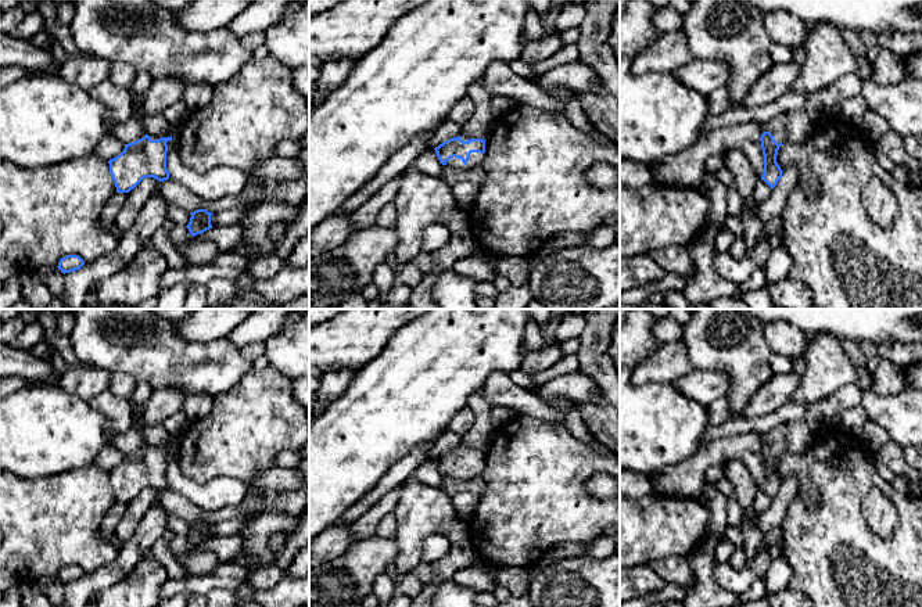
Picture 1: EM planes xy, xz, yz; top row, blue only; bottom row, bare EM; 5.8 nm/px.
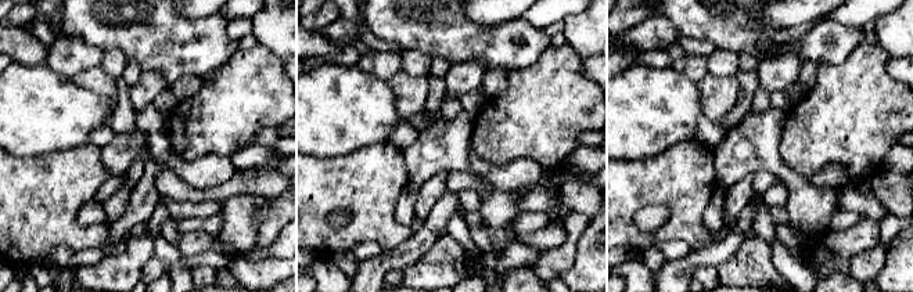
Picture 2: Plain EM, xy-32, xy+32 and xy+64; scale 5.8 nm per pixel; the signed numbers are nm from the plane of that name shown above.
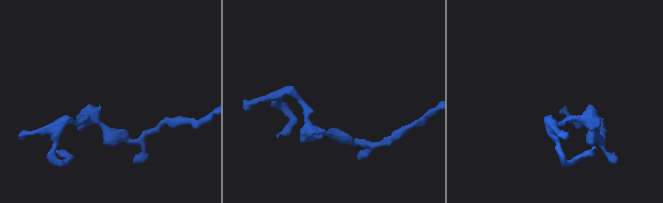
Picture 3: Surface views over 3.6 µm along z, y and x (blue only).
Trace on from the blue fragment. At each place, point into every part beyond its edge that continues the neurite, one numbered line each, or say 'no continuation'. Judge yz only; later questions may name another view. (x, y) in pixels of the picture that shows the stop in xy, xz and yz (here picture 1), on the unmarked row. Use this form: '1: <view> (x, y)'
1: yz (777, 437)

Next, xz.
1: xz (476, 469)

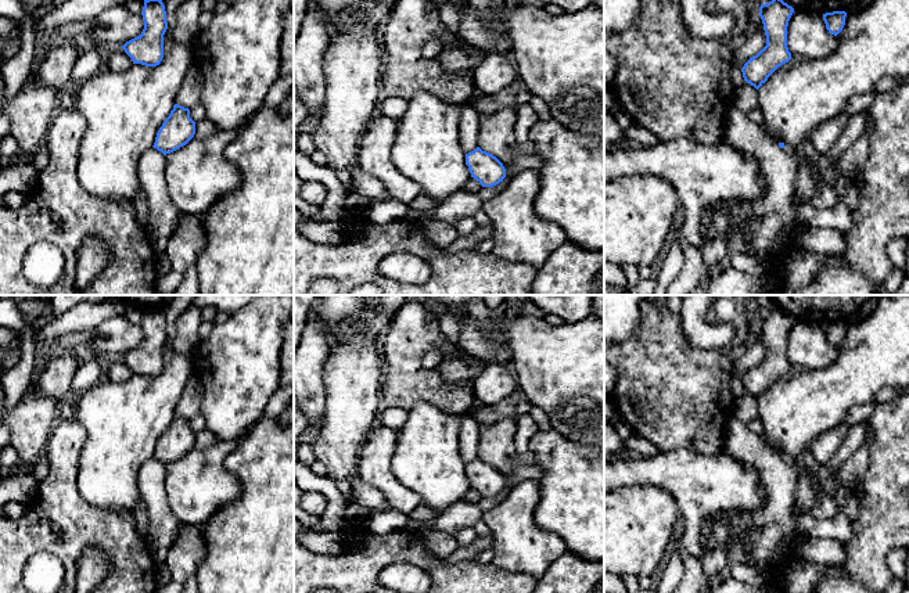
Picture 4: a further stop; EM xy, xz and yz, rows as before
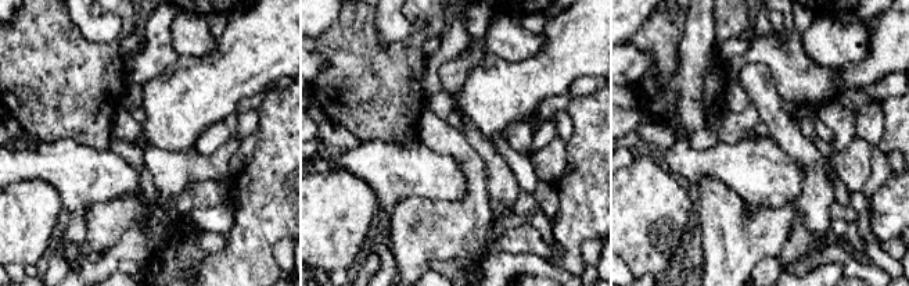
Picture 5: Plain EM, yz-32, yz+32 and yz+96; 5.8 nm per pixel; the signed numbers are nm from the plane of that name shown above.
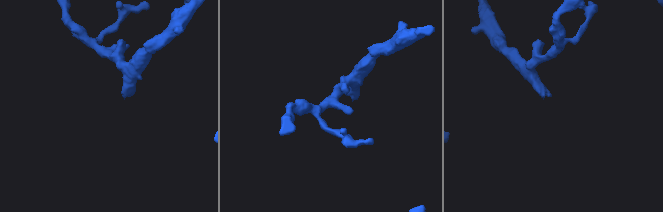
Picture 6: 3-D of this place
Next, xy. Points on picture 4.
no continuation

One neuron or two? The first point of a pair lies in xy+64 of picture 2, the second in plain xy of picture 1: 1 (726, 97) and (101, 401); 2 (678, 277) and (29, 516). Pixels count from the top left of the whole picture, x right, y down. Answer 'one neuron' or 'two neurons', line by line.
1: one neuron
2: two neurons

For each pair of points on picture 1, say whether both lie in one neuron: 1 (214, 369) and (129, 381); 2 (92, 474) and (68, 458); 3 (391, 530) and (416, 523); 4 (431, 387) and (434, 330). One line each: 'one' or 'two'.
1: two
2: two
3: two
4: one

